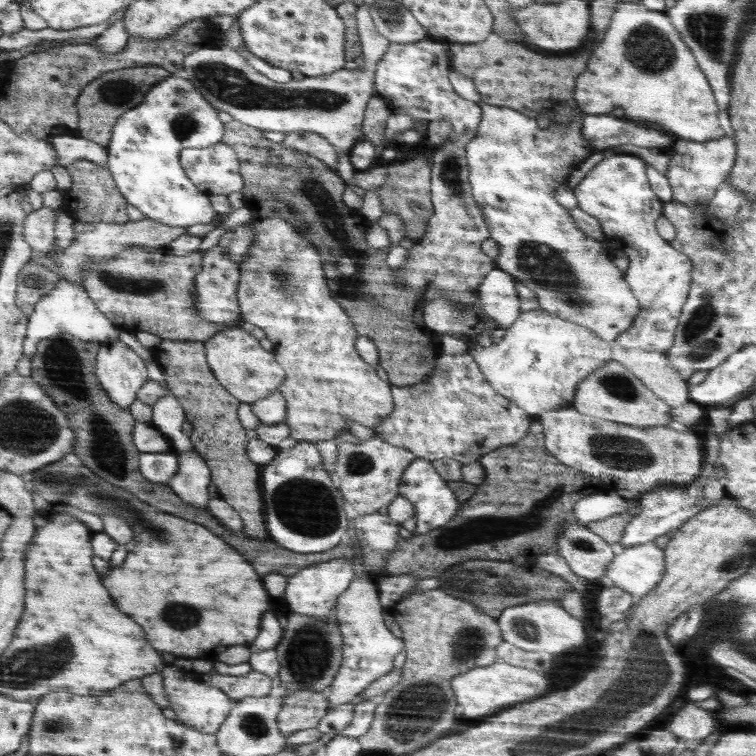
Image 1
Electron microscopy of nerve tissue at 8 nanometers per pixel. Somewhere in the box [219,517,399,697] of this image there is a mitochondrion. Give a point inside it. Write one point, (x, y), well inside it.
(308, 658)

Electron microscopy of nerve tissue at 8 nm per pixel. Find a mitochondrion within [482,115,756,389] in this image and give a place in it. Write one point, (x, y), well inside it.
(545, 265)

